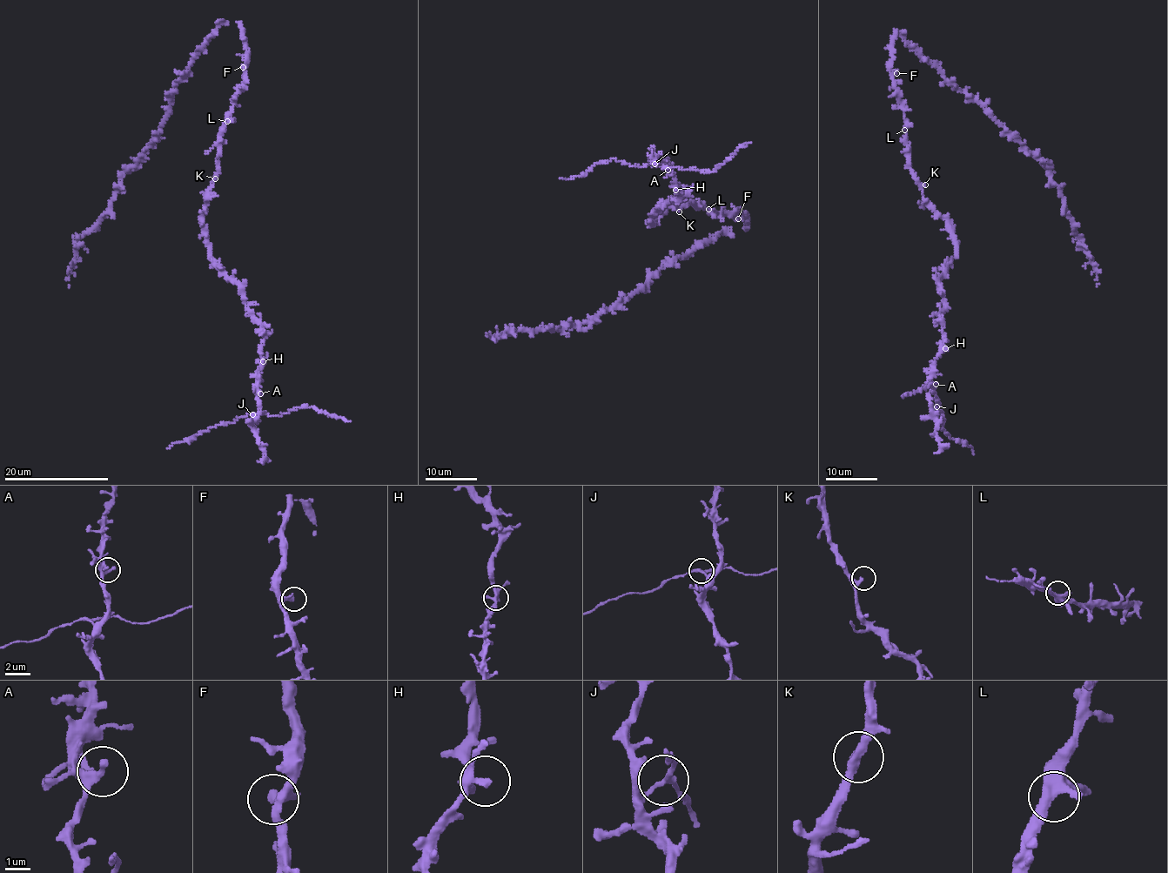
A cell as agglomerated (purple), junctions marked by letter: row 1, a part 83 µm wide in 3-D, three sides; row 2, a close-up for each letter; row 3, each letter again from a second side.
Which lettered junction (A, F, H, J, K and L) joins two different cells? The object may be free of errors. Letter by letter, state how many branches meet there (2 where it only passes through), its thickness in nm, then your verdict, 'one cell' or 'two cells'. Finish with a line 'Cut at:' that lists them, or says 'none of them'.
A: branches 2; calibre 280 nm; one cell
F: branches 2; calibre 220 nm; one cell
H: branches 4; calibre 200 nm; one cell
J: branches 3; calibre 190 nm; two cells
K: branches 2; calibre 260 nm; one cell
L: branches 4; calibre 320 nm; one cell
Cut at: J

